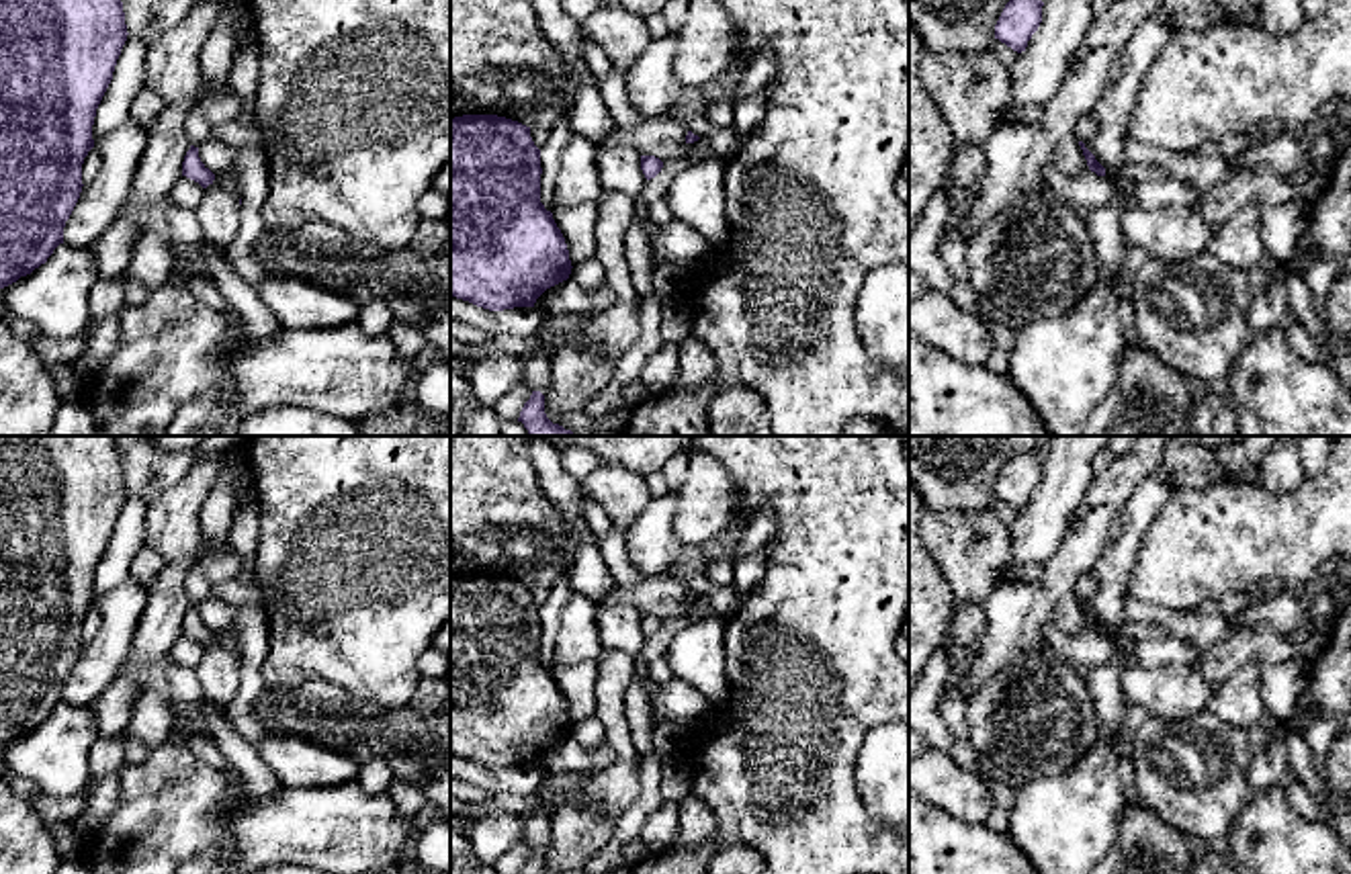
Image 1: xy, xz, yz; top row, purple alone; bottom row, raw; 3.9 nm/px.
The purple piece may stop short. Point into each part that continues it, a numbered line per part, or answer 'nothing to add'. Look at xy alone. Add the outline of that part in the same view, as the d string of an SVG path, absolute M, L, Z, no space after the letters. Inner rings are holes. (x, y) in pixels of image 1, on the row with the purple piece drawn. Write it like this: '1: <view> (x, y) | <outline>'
nothing to add

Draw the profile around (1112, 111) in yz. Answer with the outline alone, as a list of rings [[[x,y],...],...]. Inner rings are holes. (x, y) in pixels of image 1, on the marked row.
[[[1163,6],[1130,35],[1126,47],[1112,65],[1109,82],[1093,108],[1097,133],[1083,143],[1105,168],[1103,178],[1109,182],[1122,182],[1120,166],[1136,156],[1126,145],[1128,119],[1136,106],[1146,72],[1165,49],[1171,35],[1169,12]]]

